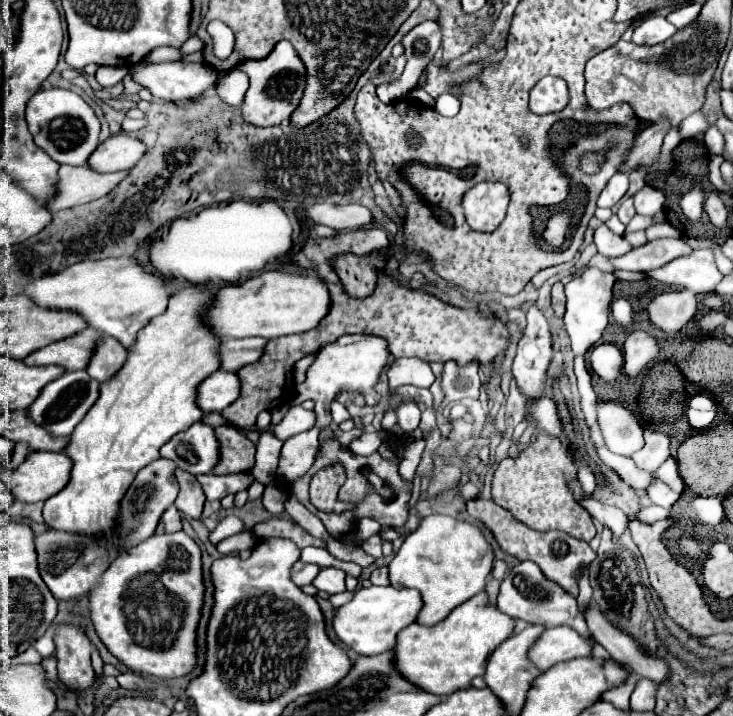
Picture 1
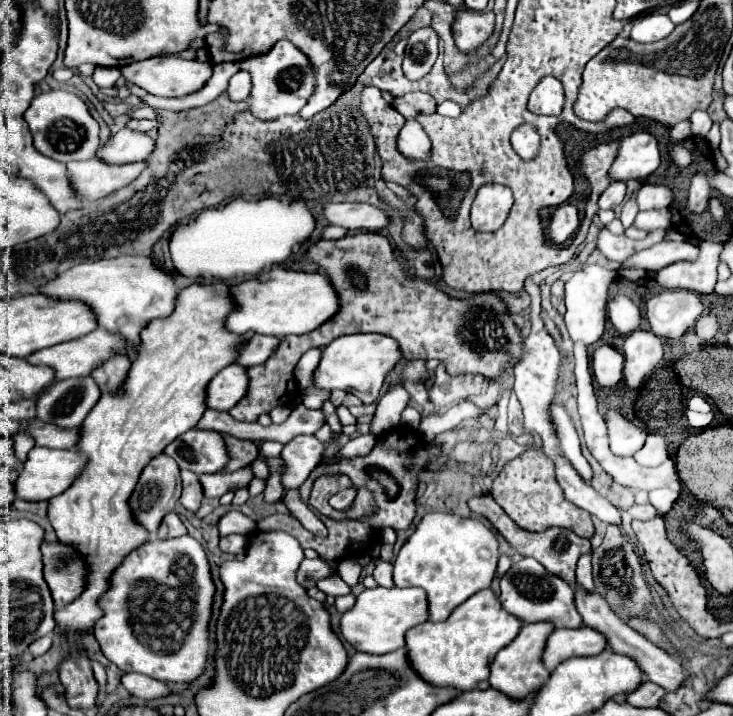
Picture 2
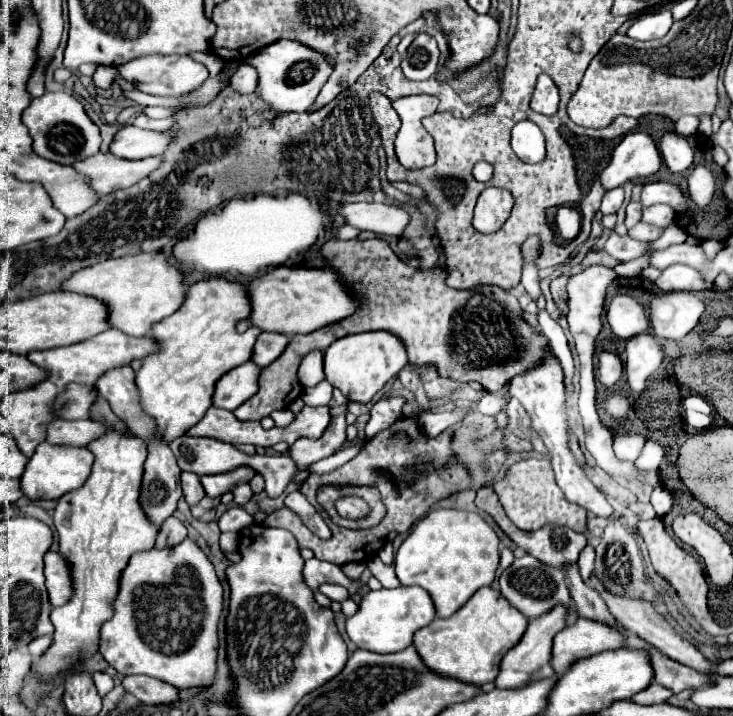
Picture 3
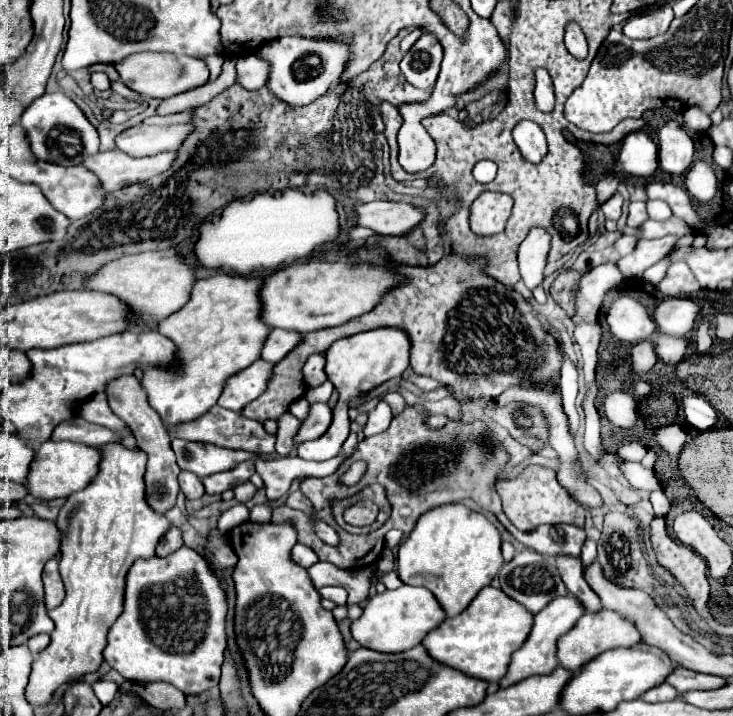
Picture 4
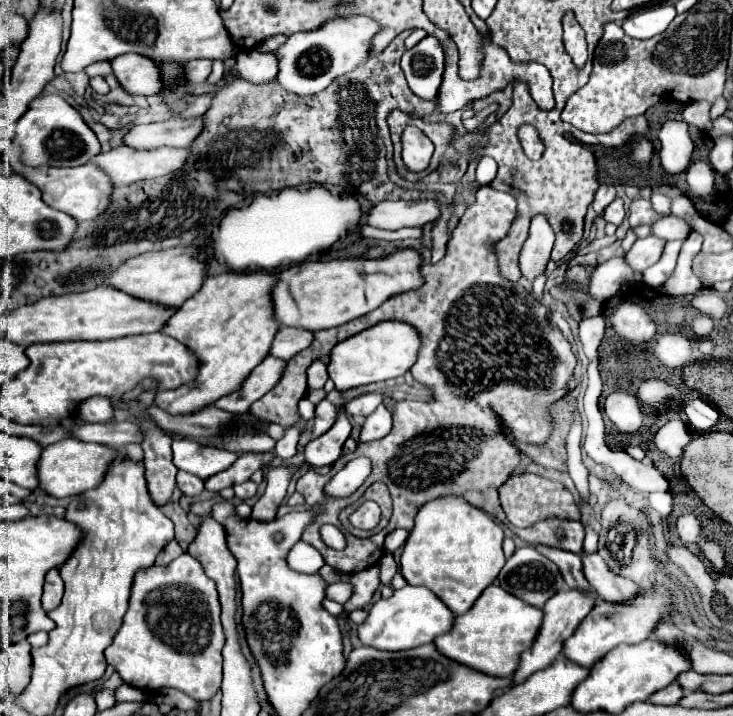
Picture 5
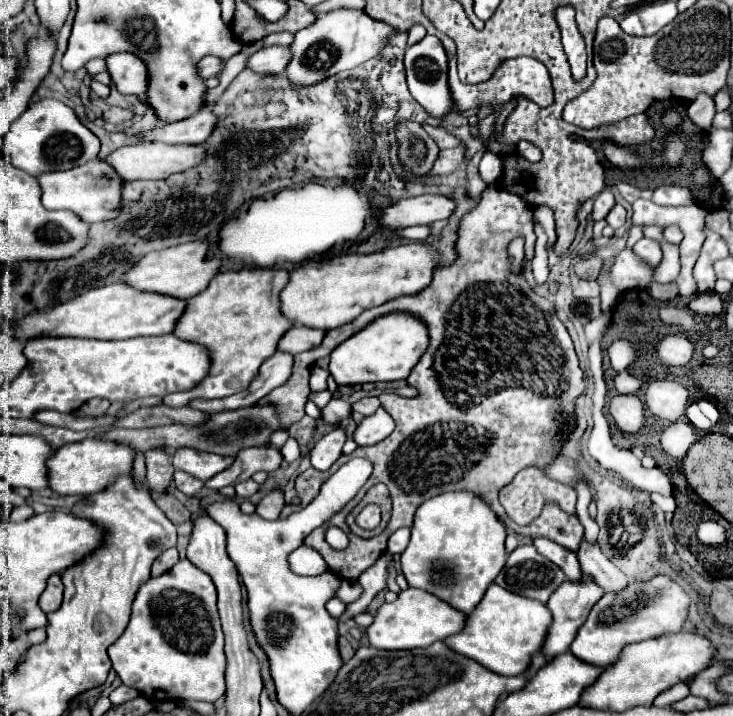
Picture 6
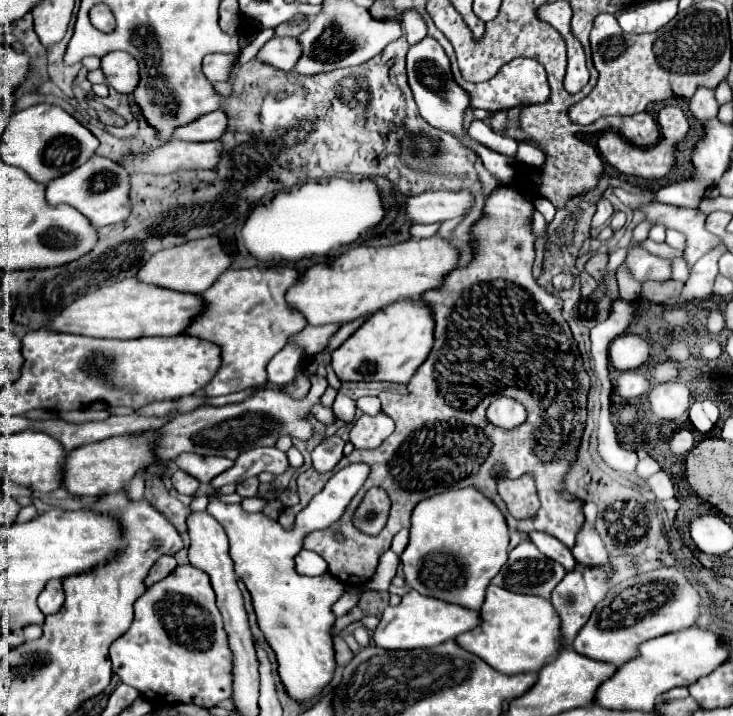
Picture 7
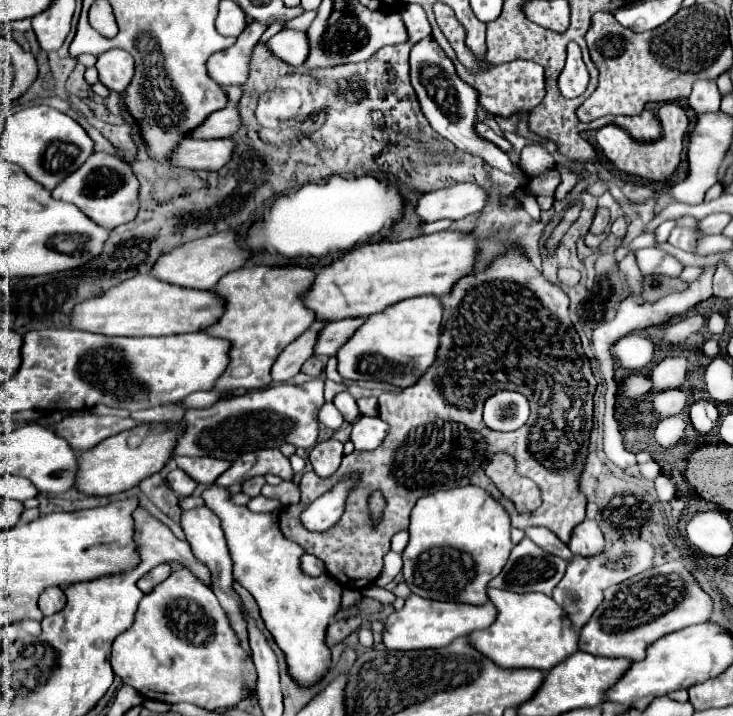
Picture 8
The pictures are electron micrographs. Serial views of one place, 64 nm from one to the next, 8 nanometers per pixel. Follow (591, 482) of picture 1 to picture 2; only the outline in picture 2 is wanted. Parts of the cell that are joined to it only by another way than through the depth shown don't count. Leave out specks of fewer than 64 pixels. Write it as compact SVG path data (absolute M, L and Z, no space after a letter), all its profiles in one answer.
M554 404L548 412L552 416L552 424L556 428L556 436L560 440L560 448L562 448L564 456L568 456L570 464L574 466L574 470L584 480L588 480L588 484L590 484L592 482L592 468L590 468L588 460L580 452L580 438L578 438L576 430L574 430L574 424L572 424L568 412L560 404Z

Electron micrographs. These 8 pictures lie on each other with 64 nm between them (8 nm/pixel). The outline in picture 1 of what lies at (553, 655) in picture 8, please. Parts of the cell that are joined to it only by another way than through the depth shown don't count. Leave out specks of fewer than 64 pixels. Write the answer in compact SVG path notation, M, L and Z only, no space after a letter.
M486 592L476 594L472 600L454 608L454 612L436 626L410 624L396 636L394 668L404 674L410 684L420 686L424 692L446 696L458 688L468 688L474 676L482 676L488 656L494 648L512 634L514 620L488 604Z

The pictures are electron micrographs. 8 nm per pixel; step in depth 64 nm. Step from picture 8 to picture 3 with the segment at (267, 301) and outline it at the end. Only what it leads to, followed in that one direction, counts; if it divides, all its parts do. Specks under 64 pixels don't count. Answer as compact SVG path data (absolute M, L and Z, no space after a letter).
M210 278L188 286L186 300L178 312L152 324L146 338L154 340L160 348L142 360L134 382L140 392L142 410L156 422L158 440L170 444L174 438L184 436L212 406L216 380L250 360L260 328L248 328L244 334L236 332L236 322L248 314L250 302L242 284Z

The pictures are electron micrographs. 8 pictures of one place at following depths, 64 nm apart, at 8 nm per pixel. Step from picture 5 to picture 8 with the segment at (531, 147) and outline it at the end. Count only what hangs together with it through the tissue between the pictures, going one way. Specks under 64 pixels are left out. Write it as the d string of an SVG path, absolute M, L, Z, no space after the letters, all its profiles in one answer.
M524 146L520 154L519 167L524 171L530 171L531 176L539 176L556 164L554 156L548 154L542 146Z

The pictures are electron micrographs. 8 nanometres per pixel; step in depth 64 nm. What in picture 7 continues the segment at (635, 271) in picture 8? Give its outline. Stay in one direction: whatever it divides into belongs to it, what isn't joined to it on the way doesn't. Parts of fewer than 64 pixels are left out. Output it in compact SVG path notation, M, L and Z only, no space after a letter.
M624 264L617 269L616 277L621 299L633 302L641 296L642 284L632 278Z

